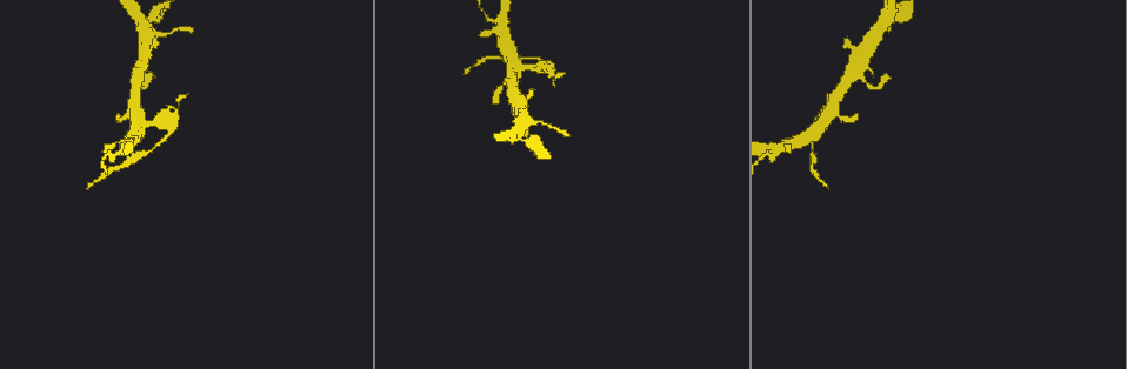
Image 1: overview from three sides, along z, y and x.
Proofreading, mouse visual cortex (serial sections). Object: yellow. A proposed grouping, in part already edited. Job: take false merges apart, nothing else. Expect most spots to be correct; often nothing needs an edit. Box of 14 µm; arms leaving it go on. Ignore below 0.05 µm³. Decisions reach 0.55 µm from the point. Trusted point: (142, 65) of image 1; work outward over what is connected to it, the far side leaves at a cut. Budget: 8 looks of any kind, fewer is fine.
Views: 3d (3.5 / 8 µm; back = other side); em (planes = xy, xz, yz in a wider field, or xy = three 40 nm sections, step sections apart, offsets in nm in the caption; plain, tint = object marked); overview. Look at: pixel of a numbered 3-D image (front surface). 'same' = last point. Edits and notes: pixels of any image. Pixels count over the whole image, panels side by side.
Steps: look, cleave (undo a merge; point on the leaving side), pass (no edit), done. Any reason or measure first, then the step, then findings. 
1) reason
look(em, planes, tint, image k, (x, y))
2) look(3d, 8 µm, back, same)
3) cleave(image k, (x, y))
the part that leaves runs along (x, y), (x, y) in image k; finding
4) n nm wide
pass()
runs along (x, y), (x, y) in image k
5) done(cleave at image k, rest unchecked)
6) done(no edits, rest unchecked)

abrupt turn
look(3d, 3.5 µm, image 1, (143, 20))

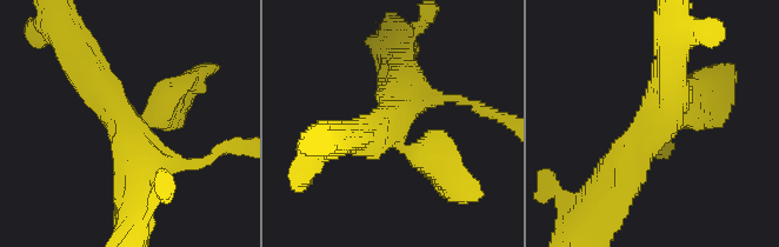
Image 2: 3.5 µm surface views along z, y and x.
3 arms; arms of 400, 450, 600 nm
look(em, xy, step 2, tint, image 2, (130, 127))

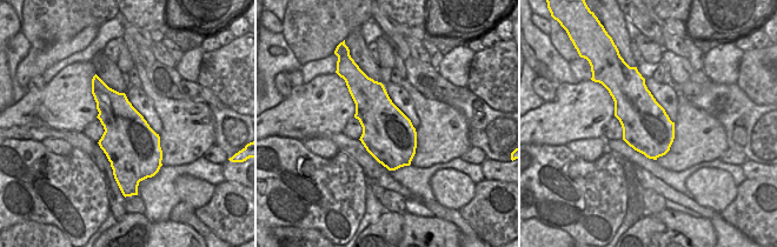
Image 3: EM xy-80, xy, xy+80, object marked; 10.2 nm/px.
look(em, xy, step 5, tint, same)

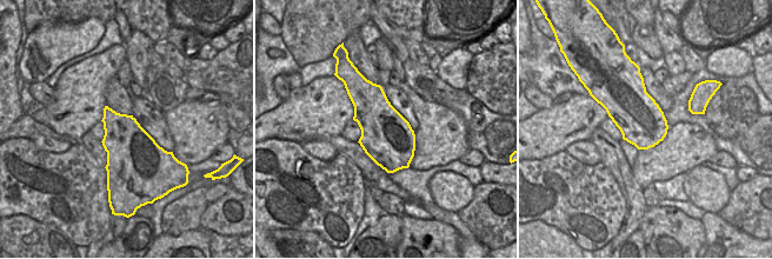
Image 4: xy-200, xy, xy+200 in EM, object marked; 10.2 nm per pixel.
pass()
runs along (616, 187), (700, 89) in image 2; all the same cell

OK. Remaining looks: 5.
look(3d, 3.5 µm, back, image 1, (141, 89))

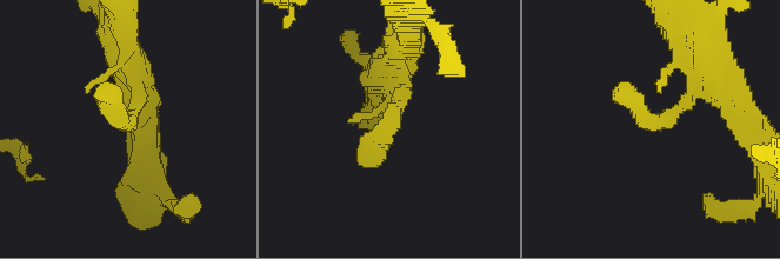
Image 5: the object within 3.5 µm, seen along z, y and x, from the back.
look(em, xy, step 3, tint, image 5, (391, 117))

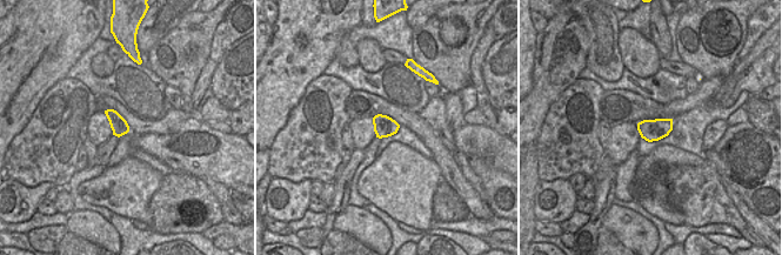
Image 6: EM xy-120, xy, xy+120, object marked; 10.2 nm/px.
pass()
runs along (708, 65), (666, 119), (615, 98) in image 5; continuous, no second cell

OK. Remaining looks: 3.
a fork
look(3d, 3.5 µm, image 1, (163, 125))

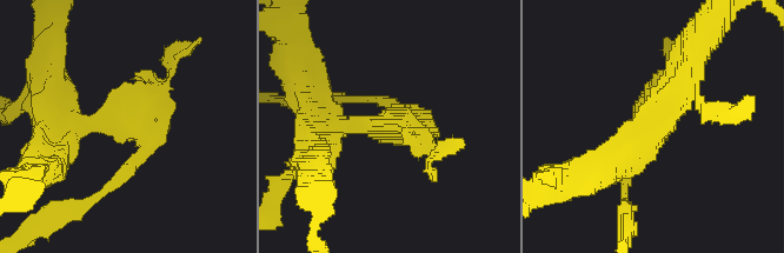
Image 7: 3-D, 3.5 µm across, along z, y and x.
look(em, xy, step 3, tint, image 7, (394, 118))

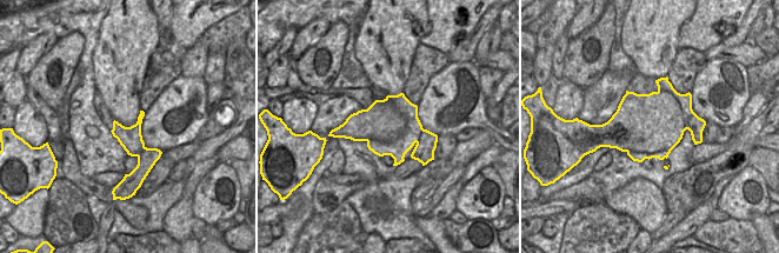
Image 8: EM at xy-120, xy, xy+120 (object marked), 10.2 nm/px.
cleave(image 7, (420, 147))
the part that leaves runs along (377, 126), (409, 111), (361, 99) in image 7; two cells meet here

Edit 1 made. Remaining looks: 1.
done(cleave at image 7, rest unchecked)

